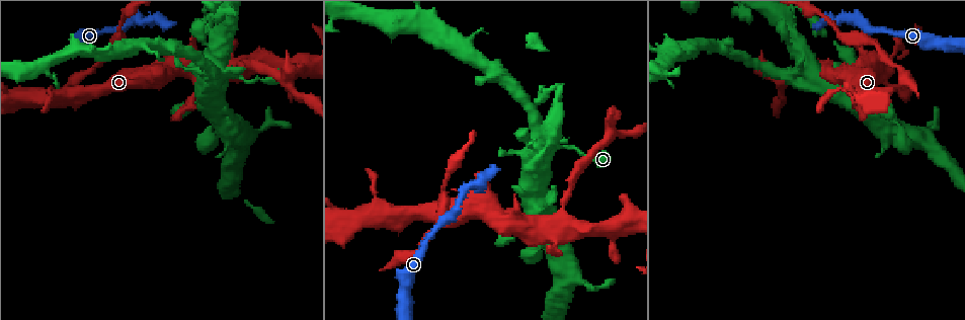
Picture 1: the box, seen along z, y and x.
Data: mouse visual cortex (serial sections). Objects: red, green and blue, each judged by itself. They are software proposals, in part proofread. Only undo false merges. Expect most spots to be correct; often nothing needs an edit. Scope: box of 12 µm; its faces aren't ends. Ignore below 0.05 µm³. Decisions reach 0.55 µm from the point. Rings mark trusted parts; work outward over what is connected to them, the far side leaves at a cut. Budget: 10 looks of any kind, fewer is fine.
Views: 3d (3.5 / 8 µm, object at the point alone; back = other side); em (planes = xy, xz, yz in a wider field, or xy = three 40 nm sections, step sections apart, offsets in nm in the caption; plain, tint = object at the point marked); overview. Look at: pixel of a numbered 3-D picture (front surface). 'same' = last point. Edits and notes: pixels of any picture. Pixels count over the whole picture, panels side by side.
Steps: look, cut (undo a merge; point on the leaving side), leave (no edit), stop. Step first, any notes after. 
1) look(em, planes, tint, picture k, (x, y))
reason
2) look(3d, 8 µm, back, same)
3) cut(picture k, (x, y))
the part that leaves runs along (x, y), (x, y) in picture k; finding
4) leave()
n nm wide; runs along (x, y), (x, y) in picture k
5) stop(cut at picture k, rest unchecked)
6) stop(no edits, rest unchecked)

look(3d, 3.5 µm, picture 1, (562, 231))
sudden change in width

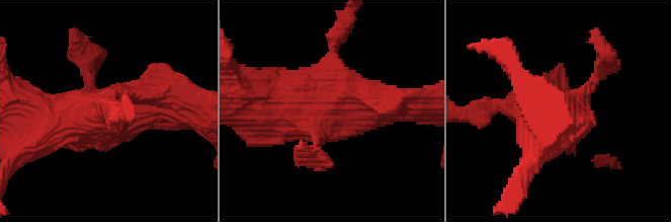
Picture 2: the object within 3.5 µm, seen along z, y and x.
look(em, xy, step 3, tint, picture 2, (332, 109))
shape alone is not enough

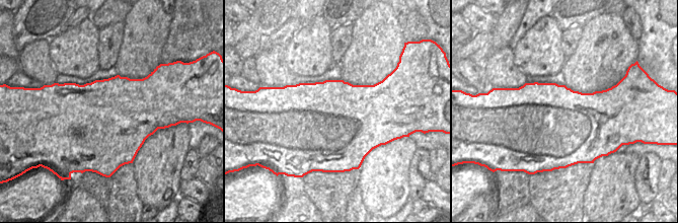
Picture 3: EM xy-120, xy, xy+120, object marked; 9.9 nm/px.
leave()
900 nm wide; runs along (19, 117), (121, 117), (144, 104) in picture 2; continuous, no second cell

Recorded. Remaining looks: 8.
look(3d, 8 µm, back, picture 1, (223, 73))
abrupt turn

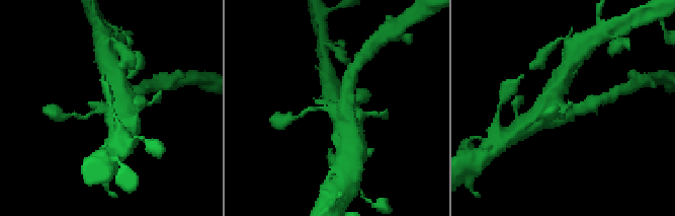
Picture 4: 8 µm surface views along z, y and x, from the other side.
look(3d, 3.5 µm, picture 4, (561, 106))

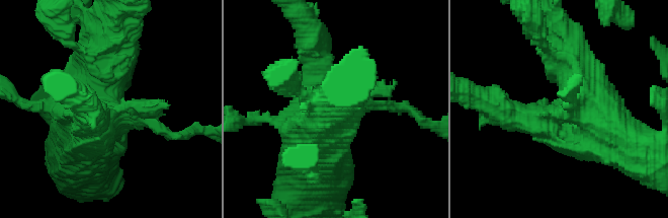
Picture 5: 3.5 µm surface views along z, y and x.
look(em, xy, step 5, tint, picture 5, (114, 113))
need the tissue

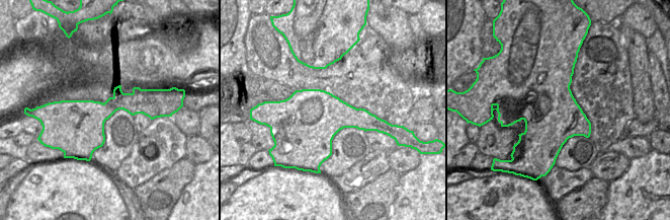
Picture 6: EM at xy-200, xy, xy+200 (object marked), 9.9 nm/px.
leave()
runs along (398, 108), (339, 112), (311, 166) in picture 5; all the same cell

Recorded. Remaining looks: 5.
look(3d, 3.5 µm, back, picture 1, (413, 26))

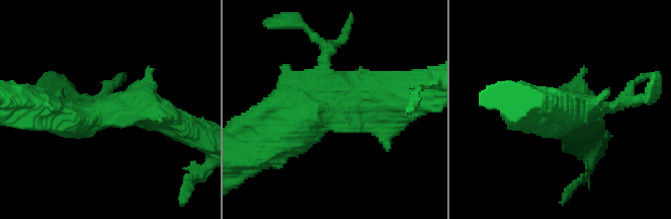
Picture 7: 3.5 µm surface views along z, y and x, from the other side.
leave()
arms of 200, 500, 500 nm; all the same cell

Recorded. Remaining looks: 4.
look(3d, 8 µm, back, picture 1, (344, 233))

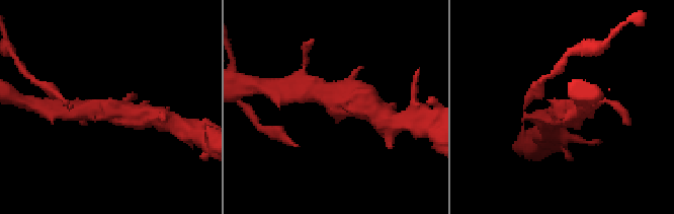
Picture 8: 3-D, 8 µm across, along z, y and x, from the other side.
look(em, xy, step 1, tint, picture 8, (564, 108))
need the tissue

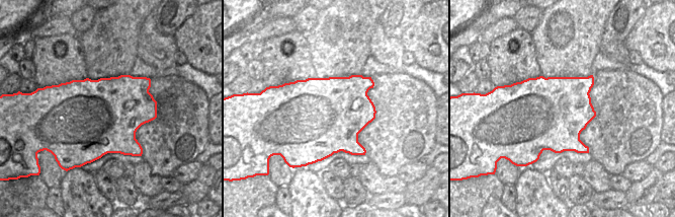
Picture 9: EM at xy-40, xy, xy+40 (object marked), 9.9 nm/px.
leave()
runs along (319, 92), (336, 94), (335, 123) in picture 8; continuous, no second cell

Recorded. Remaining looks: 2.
stop(no edits, rest unchecked)

